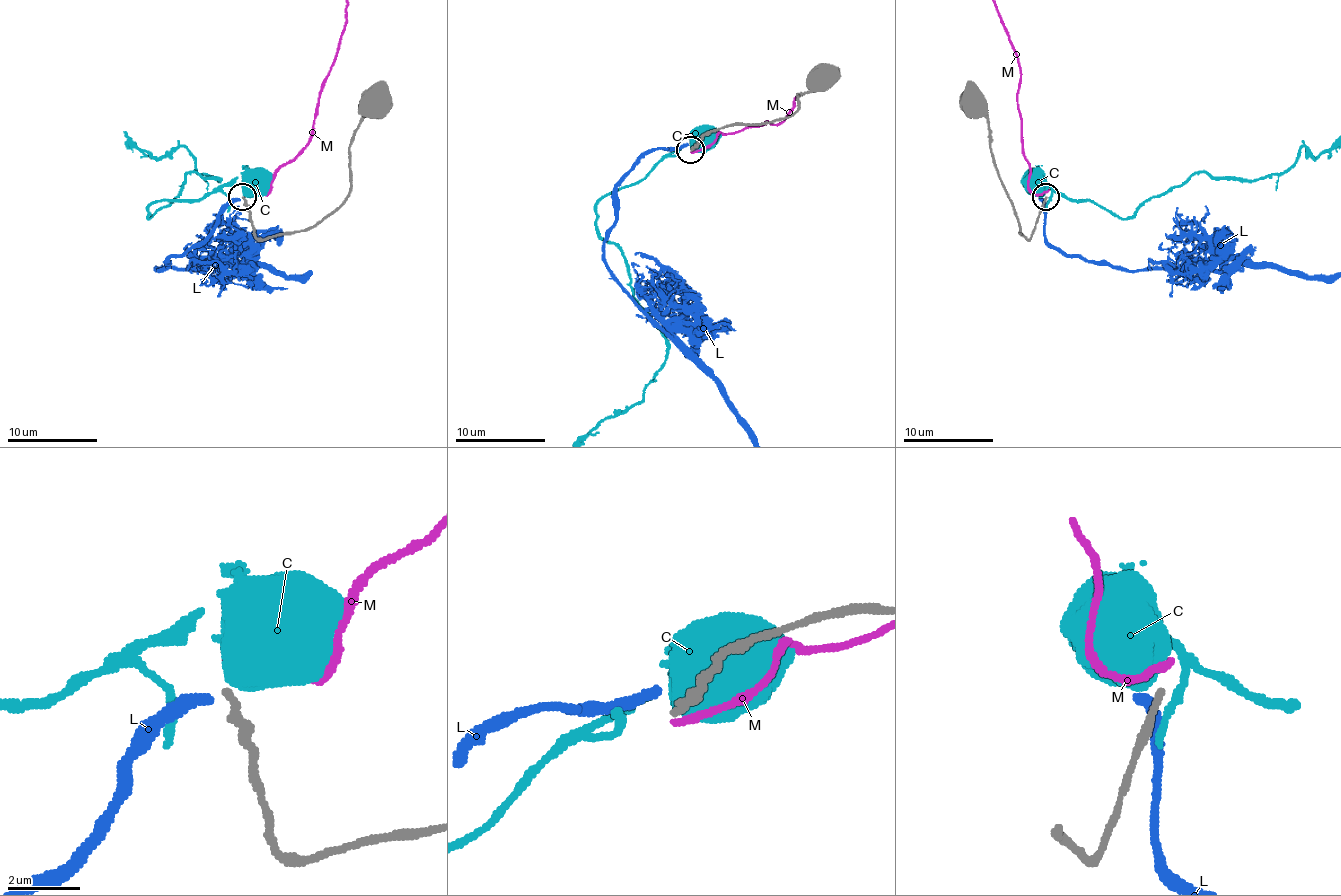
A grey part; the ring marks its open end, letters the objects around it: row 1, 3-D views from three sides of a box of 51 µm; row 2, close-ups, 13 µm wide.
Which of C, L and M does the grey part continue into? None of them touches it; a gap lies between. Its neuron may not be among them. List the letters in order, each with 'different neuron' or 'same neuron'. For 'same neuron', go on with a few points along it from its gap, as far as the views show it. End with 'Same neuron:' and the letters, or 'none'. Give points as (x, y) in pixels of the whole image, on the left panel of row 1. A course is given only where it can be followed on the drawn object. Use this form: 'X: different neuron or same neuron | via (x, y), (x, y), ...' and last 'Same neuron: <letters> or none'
C: different neuron
L: different neuron
M: different neuron
Same neuron: none

